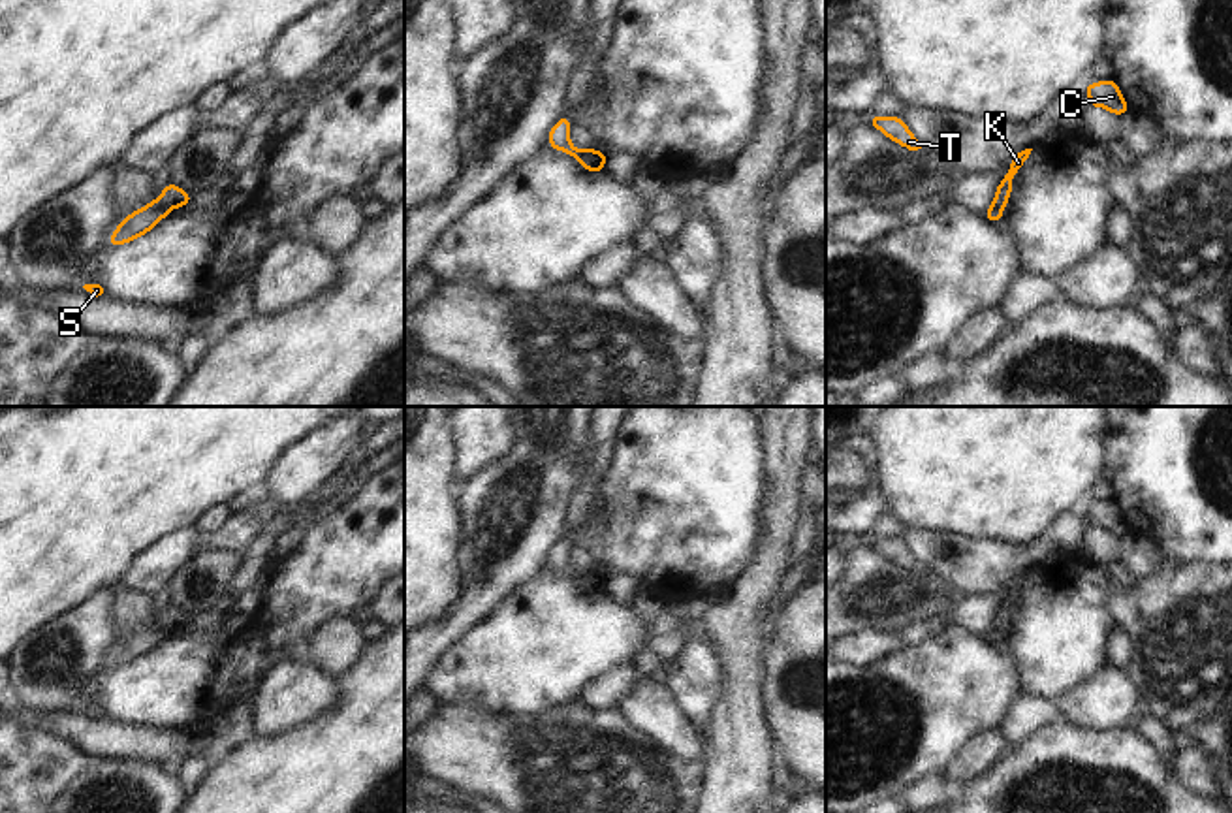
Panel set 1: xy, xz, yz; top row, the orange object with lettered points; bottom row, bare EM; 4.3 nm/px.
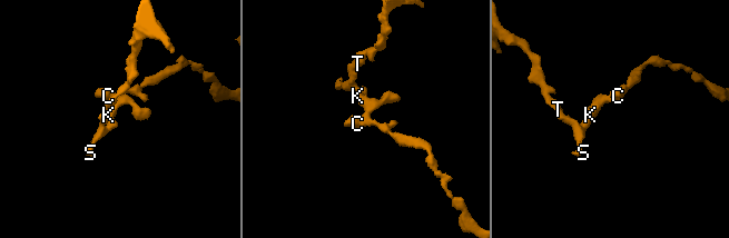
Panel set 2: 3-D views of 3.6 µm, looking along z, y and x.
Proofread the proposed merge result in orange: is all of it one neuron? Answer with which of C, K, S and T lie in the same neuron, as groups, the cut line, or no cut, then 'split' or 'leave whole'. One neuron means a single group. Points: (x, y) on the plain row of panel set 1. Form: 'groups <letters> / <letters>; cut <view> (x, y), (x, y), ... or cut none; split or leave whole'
groups C K / S T; cut xy (153, 623), (168, 633); split

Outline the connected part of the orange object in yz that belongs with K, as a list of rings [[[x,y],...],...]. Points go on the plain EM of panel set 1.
[[[1025,570],[1010,582],[1010,589],[1008,589],[1006,597],[1001,600],[1001,604],[995,612],[995,619],[991,623],[993,629],[1003,632],[1008,627],[1008,619],[1012,615],[1012,600],[1023,589],[1023,585],[1029,580],[1031,572],[1033,570]]]

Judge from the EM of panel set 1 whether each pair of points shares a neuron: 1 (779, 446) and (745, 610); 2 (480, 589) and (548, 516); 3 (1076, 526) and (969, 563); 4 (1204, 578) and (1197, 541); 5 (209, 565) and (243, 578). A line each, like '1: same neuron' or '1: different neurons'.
1: same neuron
2: same neuron
3: same neuron
4: different neurons
5: different neurons

